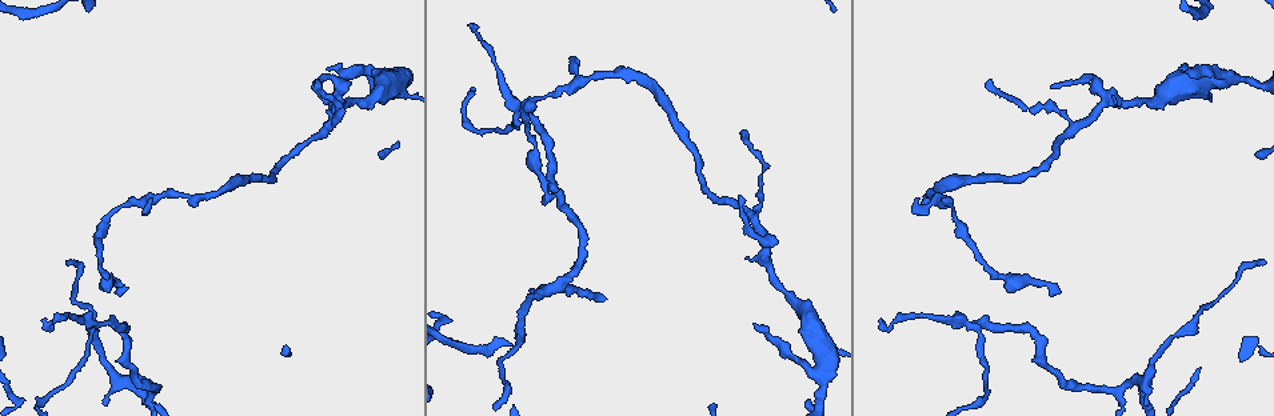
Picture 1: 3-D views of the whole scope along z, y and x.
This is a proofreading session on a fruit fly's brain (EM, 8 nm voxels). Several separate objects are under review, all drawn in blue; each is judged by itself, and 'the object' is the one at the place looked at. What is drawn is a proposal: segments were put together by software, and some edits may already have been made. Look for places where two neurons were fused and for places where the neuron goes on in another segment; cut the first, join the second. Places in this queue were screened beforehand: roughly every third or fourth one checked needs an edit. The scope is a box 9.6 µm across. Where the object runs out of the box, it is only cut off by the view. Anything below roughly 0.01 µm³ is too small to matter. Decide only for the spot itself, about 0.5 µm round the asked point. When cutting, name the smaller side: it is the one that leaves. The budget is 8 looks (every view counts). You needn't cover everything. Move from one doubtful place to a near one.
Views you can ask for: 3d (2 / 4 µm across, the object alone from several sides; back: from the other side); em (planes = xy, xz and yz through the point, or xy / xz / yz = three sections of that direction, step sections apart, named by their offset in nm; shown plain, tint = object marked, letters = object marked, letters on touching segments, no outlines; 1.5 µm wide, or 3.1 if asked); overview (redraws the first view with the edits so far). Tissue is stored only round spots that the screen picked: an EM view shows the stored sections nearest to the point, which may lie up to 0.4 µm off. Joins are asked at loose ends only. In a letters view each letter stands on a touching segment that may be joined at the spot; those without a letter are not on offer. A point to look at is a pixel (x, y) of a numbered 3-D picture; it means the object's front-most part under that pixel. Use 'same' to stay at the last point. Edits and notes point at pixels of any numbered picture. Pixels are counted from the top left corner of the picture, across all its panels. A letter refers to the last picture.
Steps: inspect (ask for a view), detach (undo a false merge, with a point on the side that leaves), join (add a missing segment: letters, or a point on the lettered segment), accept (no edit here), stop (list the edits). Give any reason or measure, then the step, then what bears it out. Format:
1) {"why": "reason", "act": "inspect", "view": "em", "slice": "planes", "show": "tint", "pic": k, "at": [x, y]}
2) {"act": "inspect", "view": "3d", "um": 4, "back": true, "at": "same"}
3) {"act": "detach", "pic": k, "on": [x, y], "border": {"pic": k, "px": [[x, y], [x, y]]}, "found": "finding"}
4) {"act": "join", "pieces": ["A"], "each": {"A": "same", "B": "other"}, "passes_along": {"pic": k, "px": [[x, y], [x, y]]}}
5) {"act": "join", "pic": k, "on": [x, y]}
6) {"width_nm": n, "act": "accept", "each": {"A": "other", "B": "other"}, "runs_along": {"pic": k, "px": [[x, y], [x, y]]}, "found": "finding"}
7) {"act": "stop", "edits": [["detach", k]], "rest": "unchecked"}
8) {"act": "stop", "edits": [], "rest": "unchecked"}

{"why": "sudden change in width", "act": "inspect", "view": "em", "slice": "yz", "step": 4, "show": "tint", "pic": 1, "at": [118, 209]}

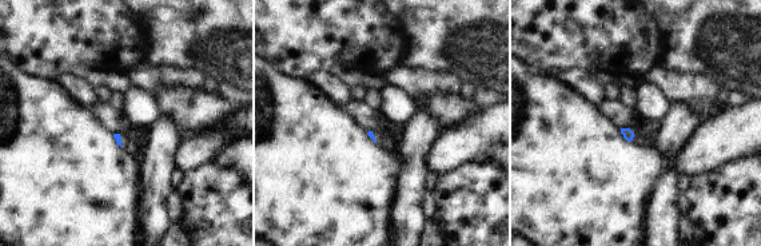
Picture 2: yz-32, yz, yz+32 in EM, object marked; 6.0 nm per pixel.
{"act": "inspect", "view": "em", "slice": "planes", "show": "tint", "at": "same"}

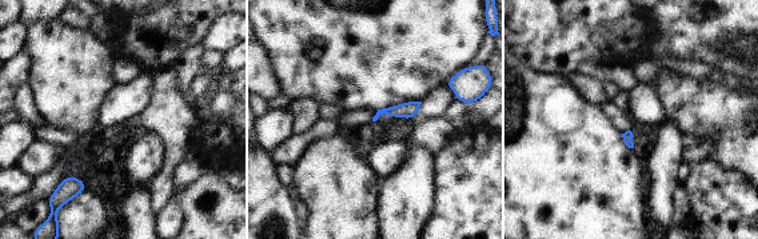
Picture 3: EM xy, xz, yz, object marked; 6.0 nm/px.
{"why": "see the neighbours", "act": "inspect", "view": "em", "slice": "planes", "show": "letters", "at": "same"}

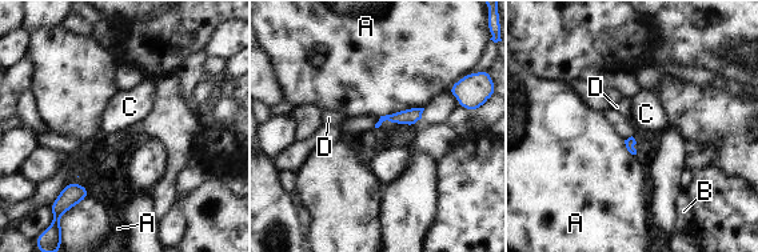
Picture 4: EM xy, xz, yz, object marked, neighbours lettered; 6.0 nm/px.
{"act": "accept", "each": {"A": "other", "B": "other", "C": "other", "D": "other"}, "border": {"pic": 4, "px": [[423, 107], [405, 108], [381, 116]]}, "found": "continuous, no second neuron"}

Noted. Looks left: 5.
{"why": "thin end", "act": "inspect", "view": "3d", "um": 4, "pic": 1, "at": [740, 134]}

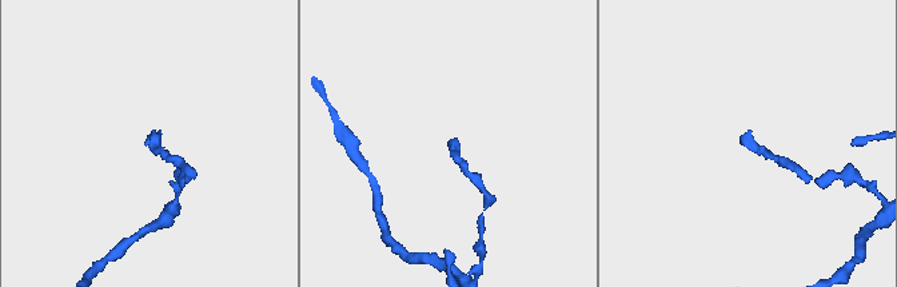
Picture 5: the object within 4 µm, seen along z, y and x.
{"why": "need the tissue", "act": "inspect", "view": "em", "slice": "xy", "step": 8, "show": "letters", "pic": 5, "at": [748, 131]}

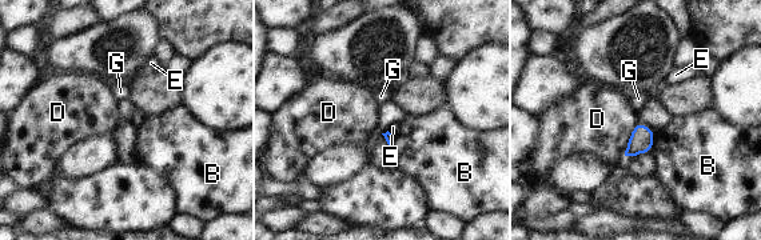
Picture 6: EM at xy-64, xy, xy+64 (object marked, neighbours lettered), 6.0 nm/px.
{"why": "cut it another way", "act": "inspect", "view": "em", "slice": "planes", "show": "letters", "at": "same"}

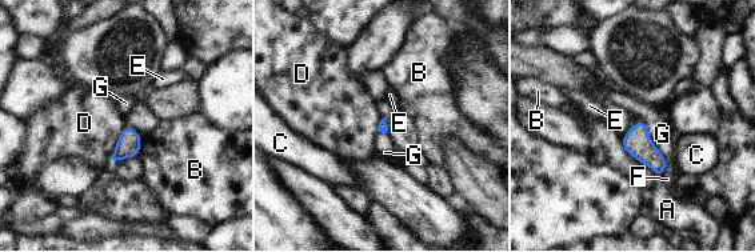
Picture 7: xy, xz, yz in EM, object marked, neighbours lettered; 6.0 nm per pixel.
{"act": "accept", "each": {"A": "other", "B": "other", "C": "other", "D": "other", "E": "other", "F": "other", "G": "other"}, "border": {"pic": 7, "px": [[126, 126], [115, 144], [112, 160]]}, "found": "no lettered segment goes on from it"}

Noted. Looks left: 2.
{"why": "thin end", "act": "inspect", "view": "3d", "um": 2, "pic": 1, "at": [1180, 69]}

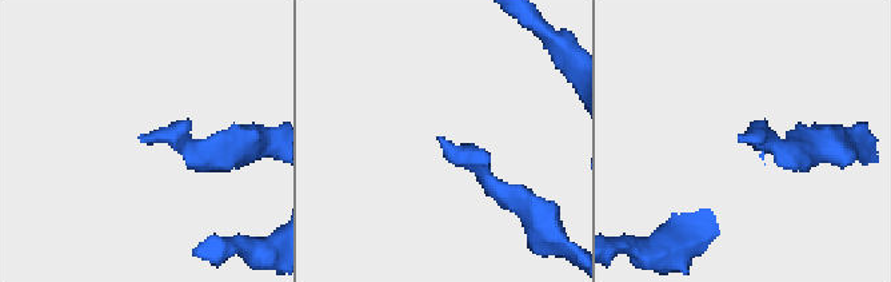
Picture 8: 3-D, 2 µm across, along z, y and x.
{"why": "now the EM", "act": "inspect", "view": "em", "slice": "planes", "show": "letters", "pic": 8, "at": [739, 136]}

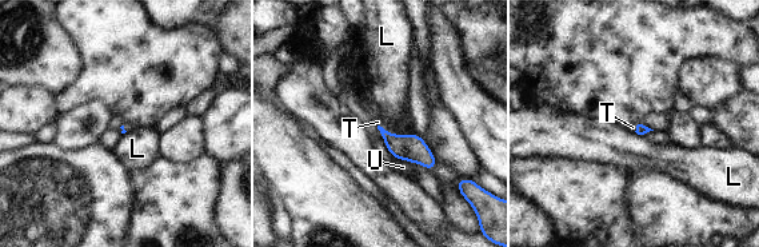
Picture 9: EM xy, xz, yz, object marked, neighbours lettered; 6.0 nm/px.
{"longest_contact_nm": ["T", 140], "act": "join", "pieces": ["T"], "each": {"L": "other", "T": "same", "U": "other"}, "passes_along": {"pic": 9, "px": [[412, 148], [387, 131], [378, 122]]}, "found": "it goes on there"}

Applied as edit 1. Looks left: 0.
{"act": "stop", "edits": [["join", 9]], "rest": "unchecked"}

